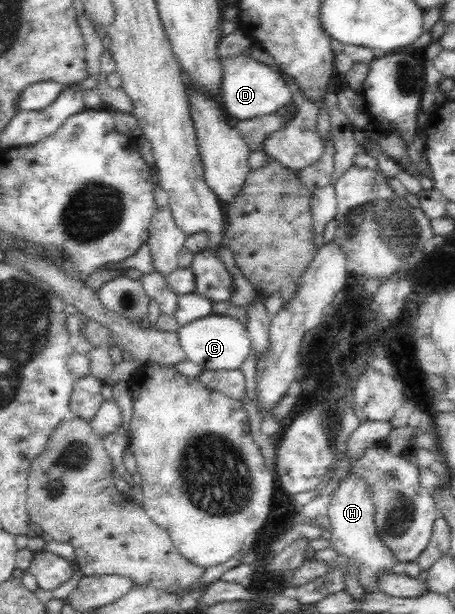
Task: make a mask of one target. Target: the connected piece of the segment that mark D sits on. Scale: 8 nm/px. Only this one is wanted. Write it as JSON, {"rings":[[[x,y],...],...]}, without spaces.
{"rings":[[[242,54],[222,57],[222,106],[231,121],[250,120],[257,116],[275,113],[292,101],[291,90],[283,76],[267,64]]]}

